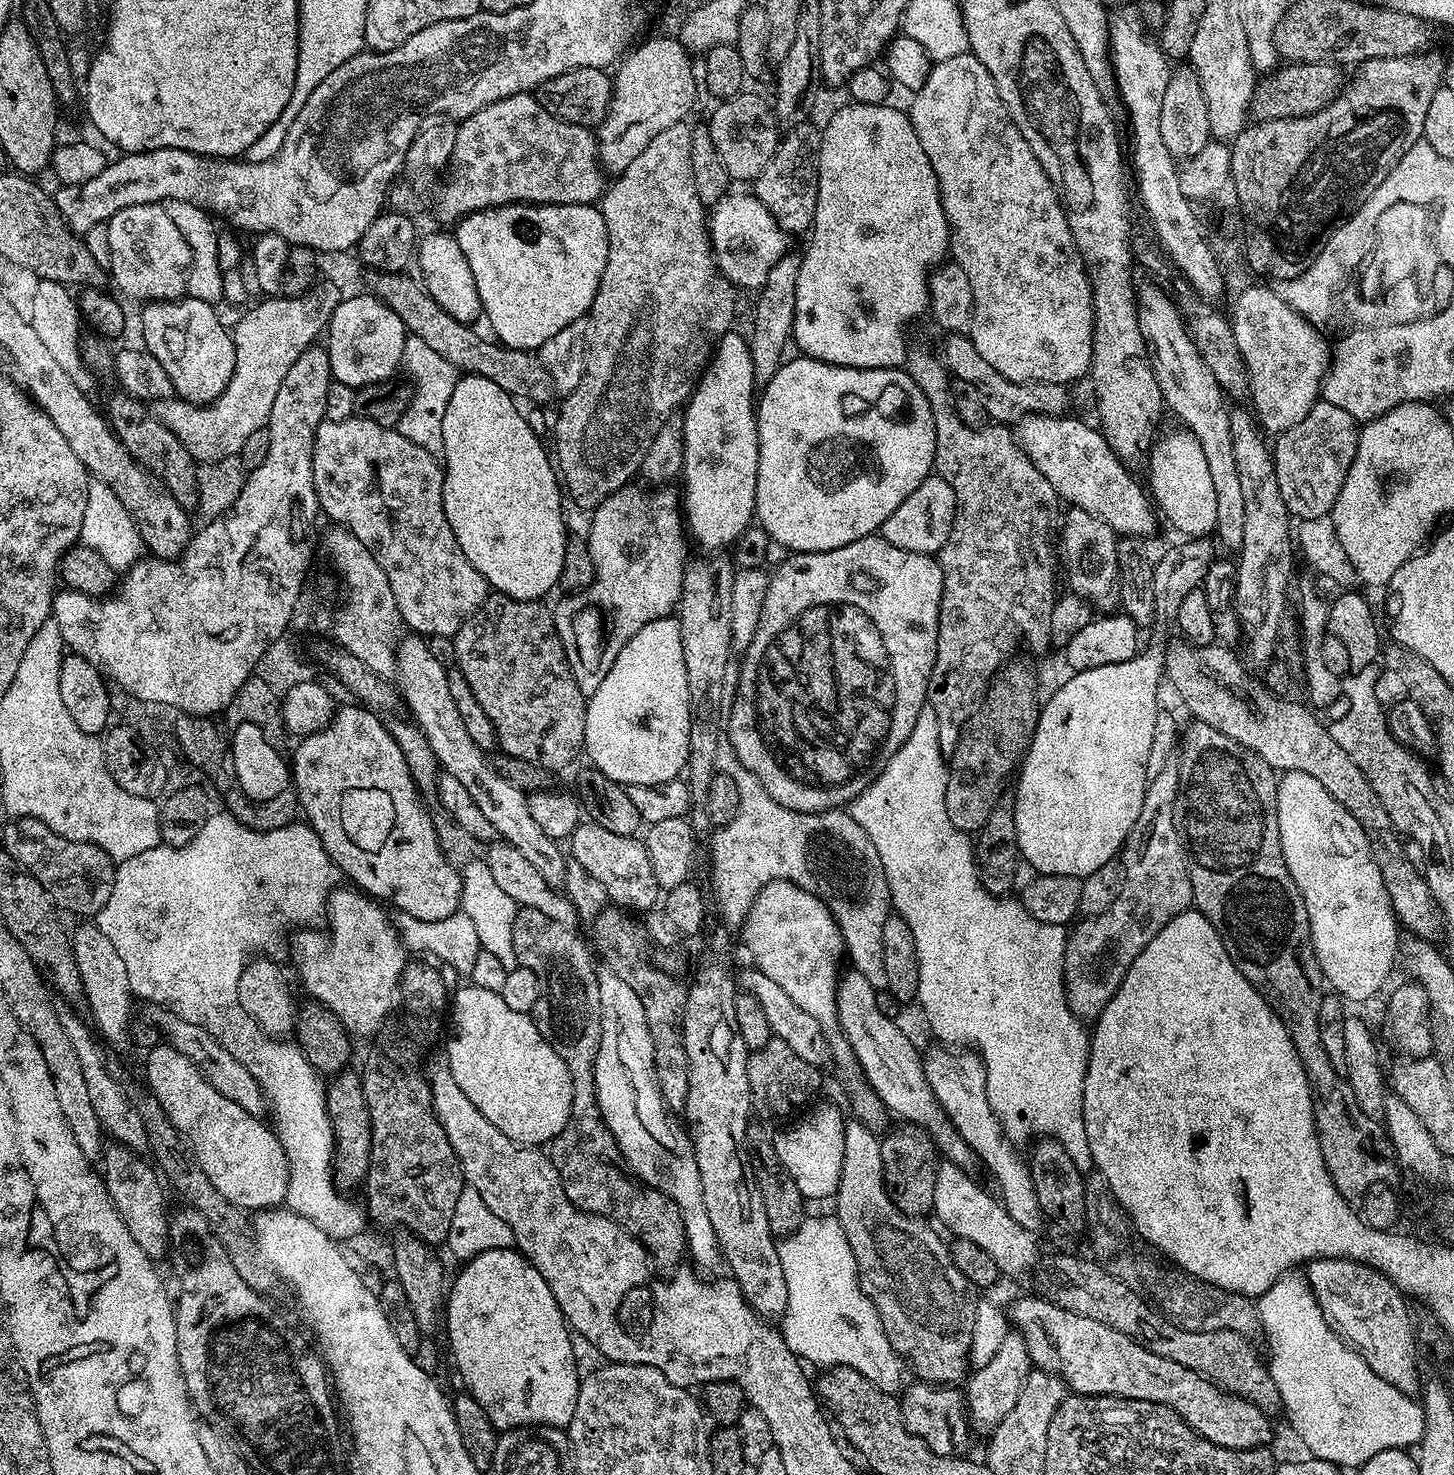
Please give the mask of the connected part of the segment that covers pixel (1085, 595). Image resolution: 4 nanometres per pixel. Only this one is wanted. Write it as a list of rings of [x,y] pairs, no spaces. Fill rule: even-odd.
[[[1072,506],[1067,511],[1064,525],[1058,528],[1058,556],[1062,561],[1063,575],[1064,572],[1068,575],[1071,595],[1088,601],[1097,613],[1115,613],[1120,603],[1120,567],[1116,549],[1118,533],[1106,526],[1102,518],[1094,518],[1094,514],[1088,514],[1086,510]]]

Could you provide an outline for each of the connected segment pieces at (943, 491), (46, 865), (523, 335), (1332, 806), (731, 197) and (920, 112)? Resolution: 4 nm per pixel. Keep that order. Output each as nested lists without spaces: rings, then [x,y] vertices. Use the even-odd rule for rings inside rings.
[[[933,474],[920,483],[914,494],[909,494],[902,501],[902,506],[898,506],[898,510],[894,510],[890,518],[886,518],[879,535],[890,542],[890,546],[898,546],[898,550],[910,550],[914,554],[930,556],[939,553],[940,548],[946,546],[956,522],[957,511],[956,495],[950,482]]]
[[[29,816],[15,817],[4,828],[2,846],[15,858],[28,875],[33,876],[50,894],[57,909],[73,912],[80,918],[95,917],[112,897],[116,864],[98,846],[62,838]]]
[[[507,204],[501,208],[487,208],[472,212],[455,225],[454,235],[458,246],[462,246],[462,254],[466,254],[466,262],[470,262],[470,274],[474,274],[474,286],[478,286],[483,319],[488,319],[493,332],[491,335],[501,345],[508,348],[539,350],[542,342],[546,342],[546,338],[554,338],[558,330],[570,326],[570,322],[587,317],[591,313],[592,303],[598,294],[598,286],[606,270],[606,258],[608,257],[606,222],[599,207],[591,204]]]
[[[1286,772],[1279,777],[1276,813],[1282,858],[1286,862],[1286,870],[1290,870],[1290,878],[1294,878],[1302,894],[1316,960],[1320,963],[1320,972],[1327,987],[1345,1001],[1368,1000],[1387,982],[1392,967],[1398,964],[1398,945],[1402,936],[1366,834],[1362,826],[1358,826],[1358,822],[1354,822],[1348,811],[1328,793],[1326,786],[1322,786],[1318,778],[1310,778],[1310,774]]]
[[[728,193],[711,207],[707,221],[717,268],[735,287],[760,289],[769,270],[789,253],[789,233],[783,231],[765,204],[753,193]]]
[[[971,51],[958,54],[958,58],[937,60],[931,65],[925,85],[917,90],[911,99],[913,99],[912,108],[910,107],[912,125],[918,134],[918,142],[922,142],[922,150],[926,150],[926,156],[930,158],[930,164],[934,166],[934,172],[940,183],[942,210],[948,219],[950,233],[950,256],[955,263],[962,266],[962,270],[966,270],[966,278],[970,278],[970,286],[974,290],[974,314],[970,335],[978,354],[982,354],[982,359],[990,362],[990,366],[994,366],[994,370],[998,370],[1002,378],[1010,378],[1016,384],[1039,382],[1068,386],[1071,385],[1071,380],[1076,380],[1079,376],[1087,377],[1092,366],[1092,335],[1095,332],[1090,272],[1071,236],[1068,215],[1061,194],[1047,176],[1046,170],[1039,164],[1034,150],[1023,137],[1023,131],[1018,130],[1018,126],[1010,118],[998,94],[998,86],[994,86],[994,78],[990,78],[990,70],[986,70],[986,66],[982,66],[982,62],[978,62],[978,58],[973,56]]]

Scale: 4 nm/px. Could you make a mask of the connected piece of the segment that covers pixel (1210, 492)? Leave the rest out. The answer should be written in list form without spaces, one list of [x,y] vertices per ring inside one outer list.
[[[1172,432],[1164,441],[1153,443],[1148,462],[1148,484],[1155,507],[1181,532],[1184,538],[1204,538],[1215,529],[1218,498],[1214,498],[1214,481],[1206,466],[1206,454],[1192,432]]]

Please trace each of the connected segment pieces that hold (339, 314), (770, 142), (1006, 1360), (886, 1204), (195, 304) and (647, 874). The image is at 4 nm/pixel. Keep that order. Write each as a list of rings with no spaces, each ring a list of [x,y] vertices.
[[[366,292],[338,302],[329,313],[326,325],[328,340],[324,342],[333,380],[358,389],[391,379],[403,363],[402,350],[405,349],[408,335],[401,318],[382,301]]]
[[[741,91],[739,96],[731,96],[729,100],[719,101],[712,117],[706,121],[710,138],[714,138],[714,146],[718,146],[718,155],[722,157],[722,166],[726,166],[733,181],[755,181],[776,153],[782,139],[782,129],[777,124],[773,105],[748,91]]]
[[[1009,1331],[1006,1338],[1002,1338],[1002,1346],[998,1346],[998,1354],[986,1362],[986,1366],[975,1369],[967,1377],[966,1412],[971,1423],[985,1430],[999,1426],[1002,1418],[1014,1410],[1018,1402],[1018,1394],[1022,1394],[1022,1386],[1026,1382],[1028,1373],[1033,1371],[1034,1365],[1028,1353],[1028,1344],[1019,1331]]]
[[[855,1118],[849,1119],[844,1126],[842,1178],[838,1182],[834,1203],[836,1221],[842,1226],[842,1234],[846,1234],[846,1242],[850,1242],[850,1250],[854,1254],[860,1289],[878,1310],[890,1346],[894,1346],[900,1359],[910,1365],[911,1371],[913,1368],[920,1375],[917,1377],[923,1383],[937,1386],[959,1385],[970,1368],[976,1313],[974,1303],[968,1297],[969,1282],[952,1265],[952,1254],[946,1240],[944,1244],[943,1238],[930,1225],[924,1224],[928,1222],[915,1216],[900,1215],[898,1206],[892,1201],[888,1188],[884,1185],[880,1140],[871,1129]]]
[[[181,298],[143,305],[140,328],[144,331],[143,347],[162,364],[172,383],[172,391],[187,404],[203,406],[226,390],[236,365],[236,347],[231,331],[220,321],[213,305],[199,298]]]
[[[580,822],[572,832],[570,843],[572,843],[570,856],[577,860],[591,878],[596,878],[602,884],[613,905],[625,910],[636,910],[632,908],[647,910],[657,907],[662,889],[654,878],[654,870],[650,866],[650,854],[643,839],[613,834],[603,826]]]

